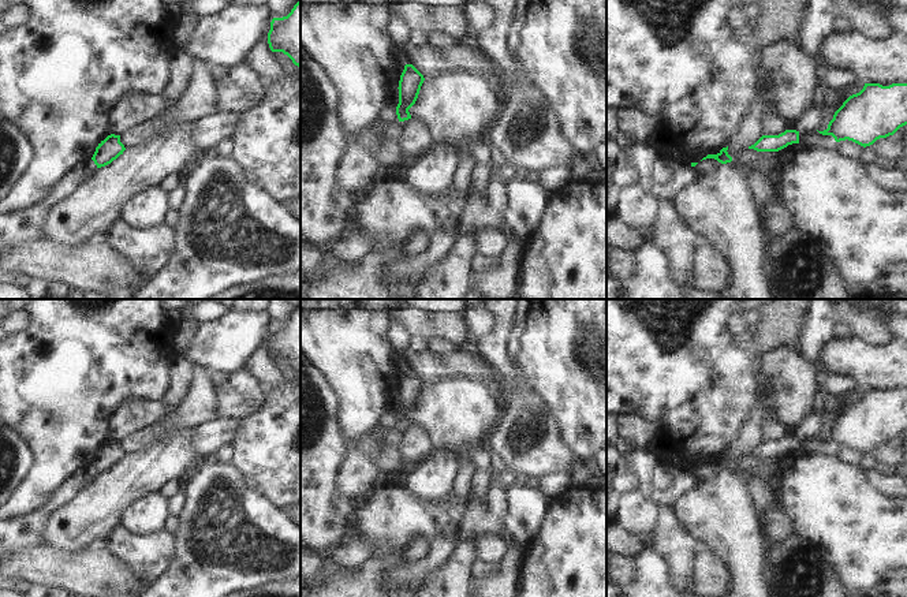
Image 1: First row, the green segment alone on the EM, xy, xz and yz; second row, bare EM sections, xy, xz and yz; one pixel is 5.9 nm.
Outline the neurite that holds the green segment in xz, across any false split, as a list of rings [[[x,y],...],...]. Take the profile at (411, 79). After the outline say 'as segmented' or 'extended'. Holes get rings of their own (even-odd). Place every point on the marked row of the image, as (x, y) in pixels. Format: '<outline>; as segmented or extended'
[[[413,64],[404,66],[397,87],[399,104],[396,115],[399,122],[411,119],[408,109],[415,104],[423,81],[423,75]]]; as segmented

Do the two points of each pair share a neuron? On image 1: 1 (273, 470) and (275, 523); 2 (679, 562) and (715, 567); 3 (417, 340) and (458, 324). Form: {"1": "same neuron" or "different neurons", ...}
{"1": "different neurons", "2": "different neurons", "3": "different neurons"}

